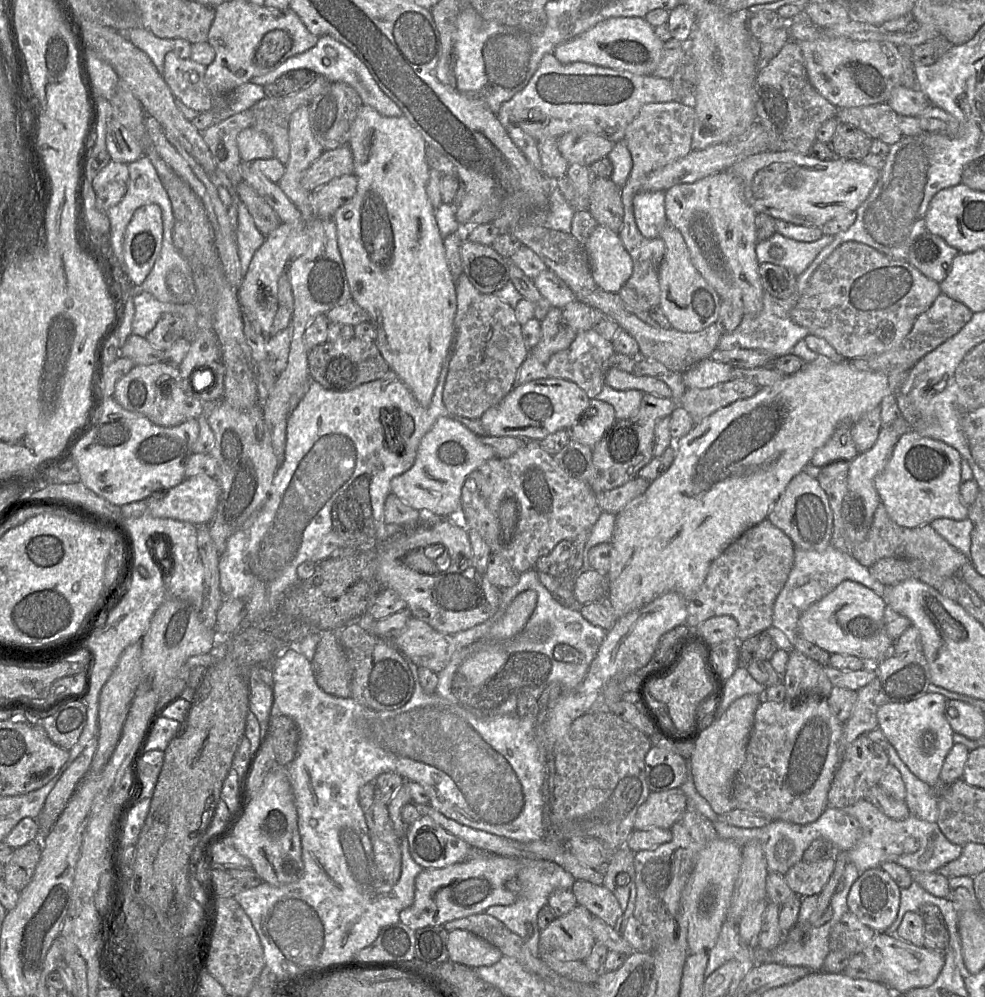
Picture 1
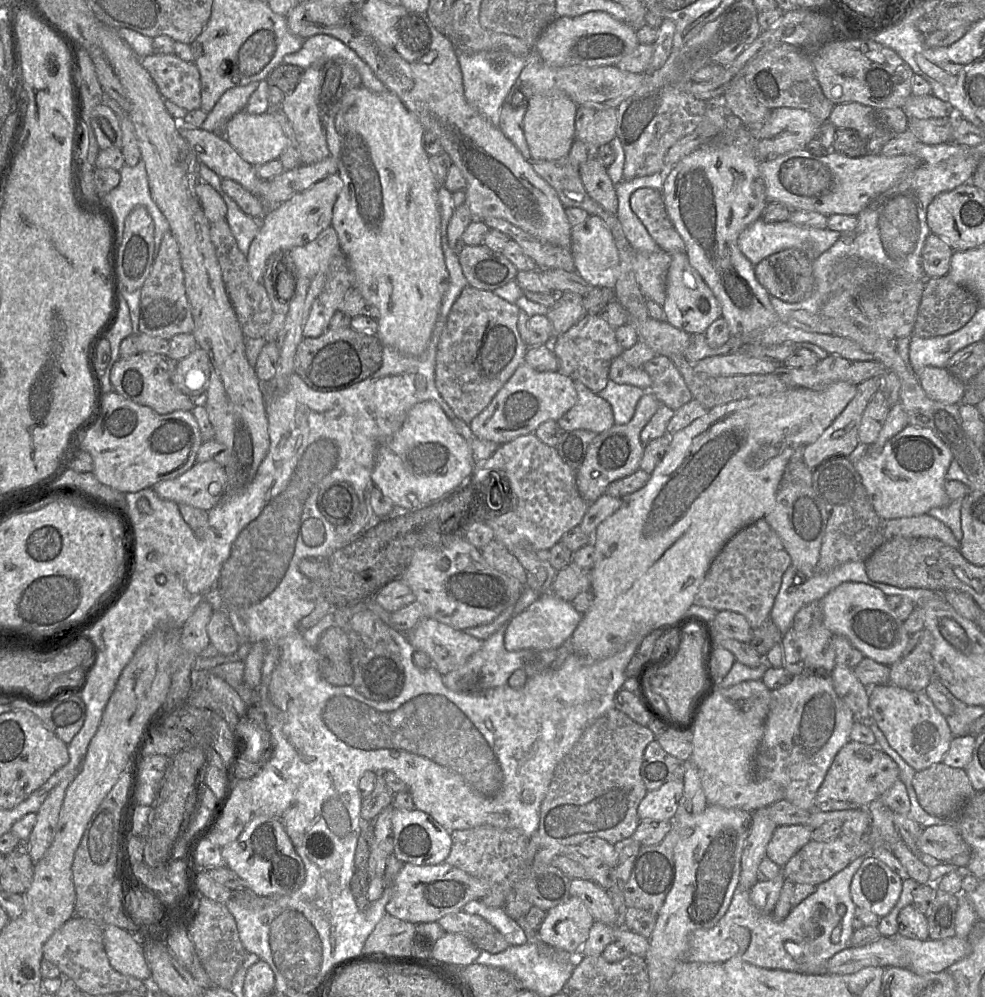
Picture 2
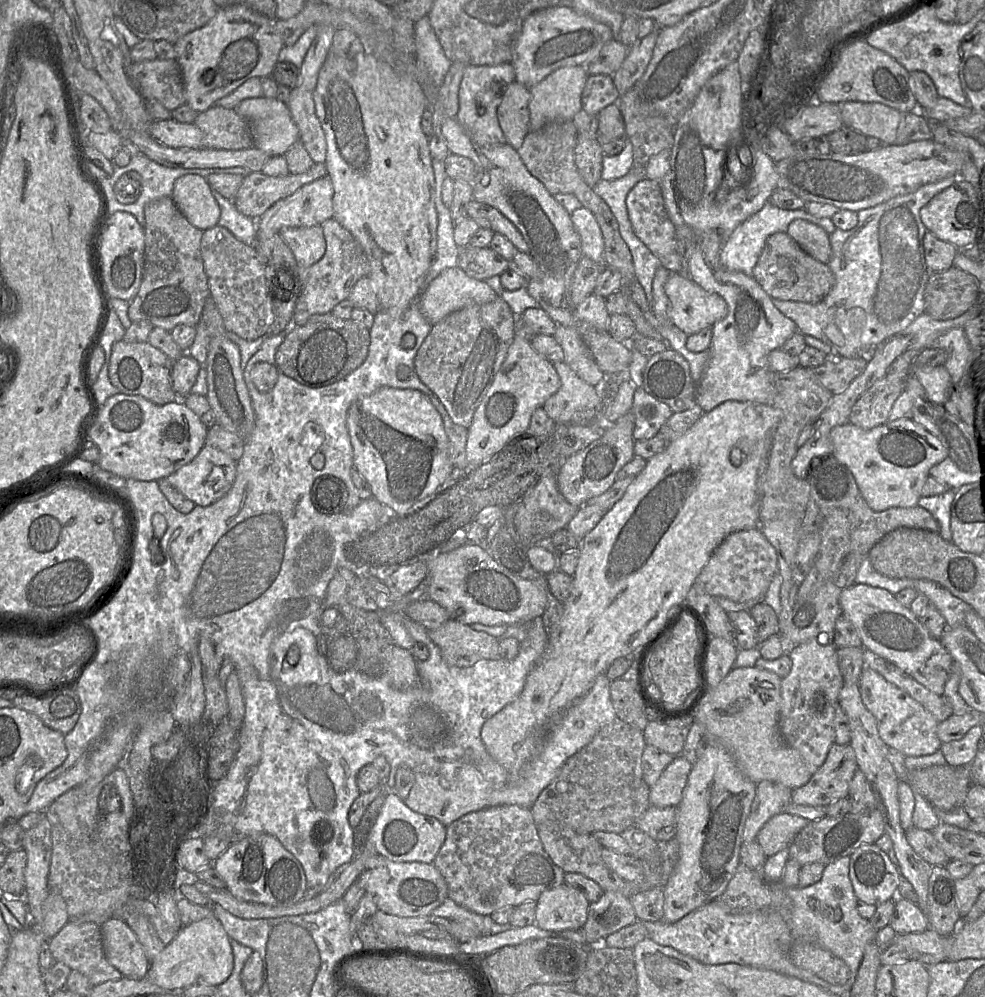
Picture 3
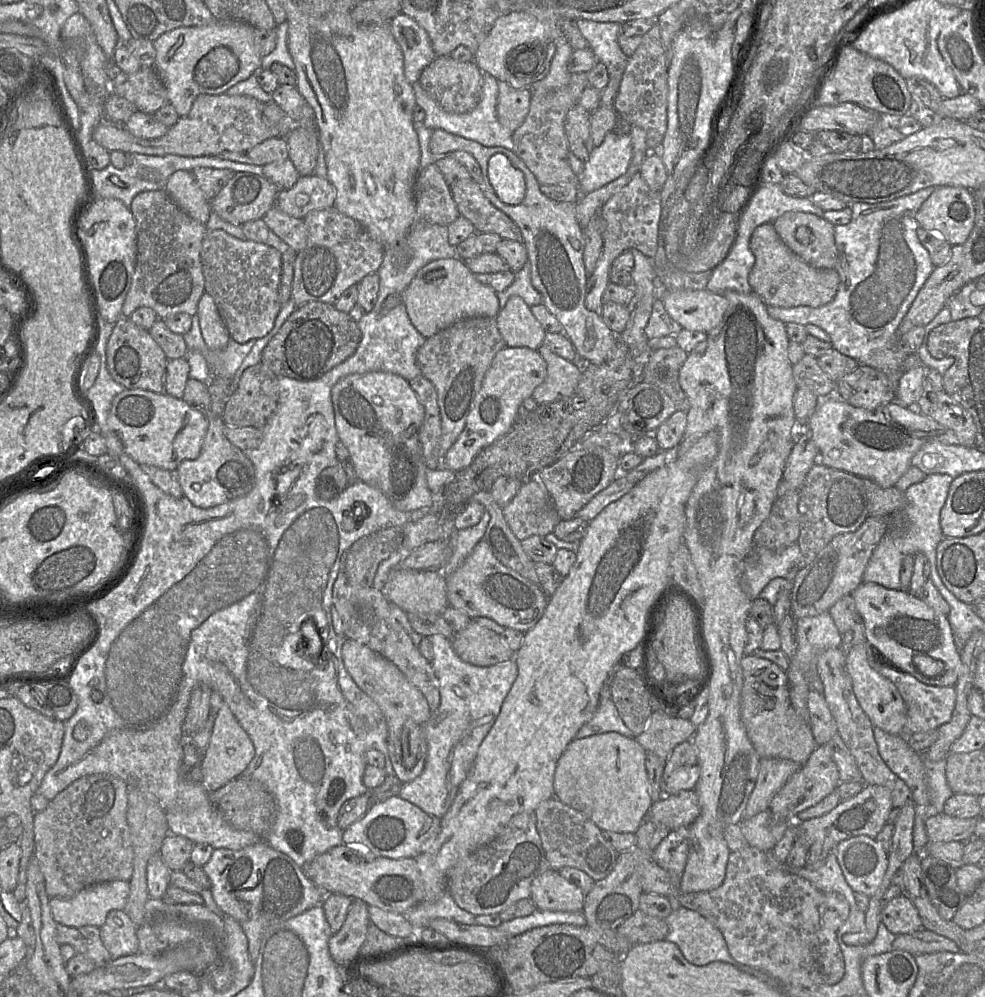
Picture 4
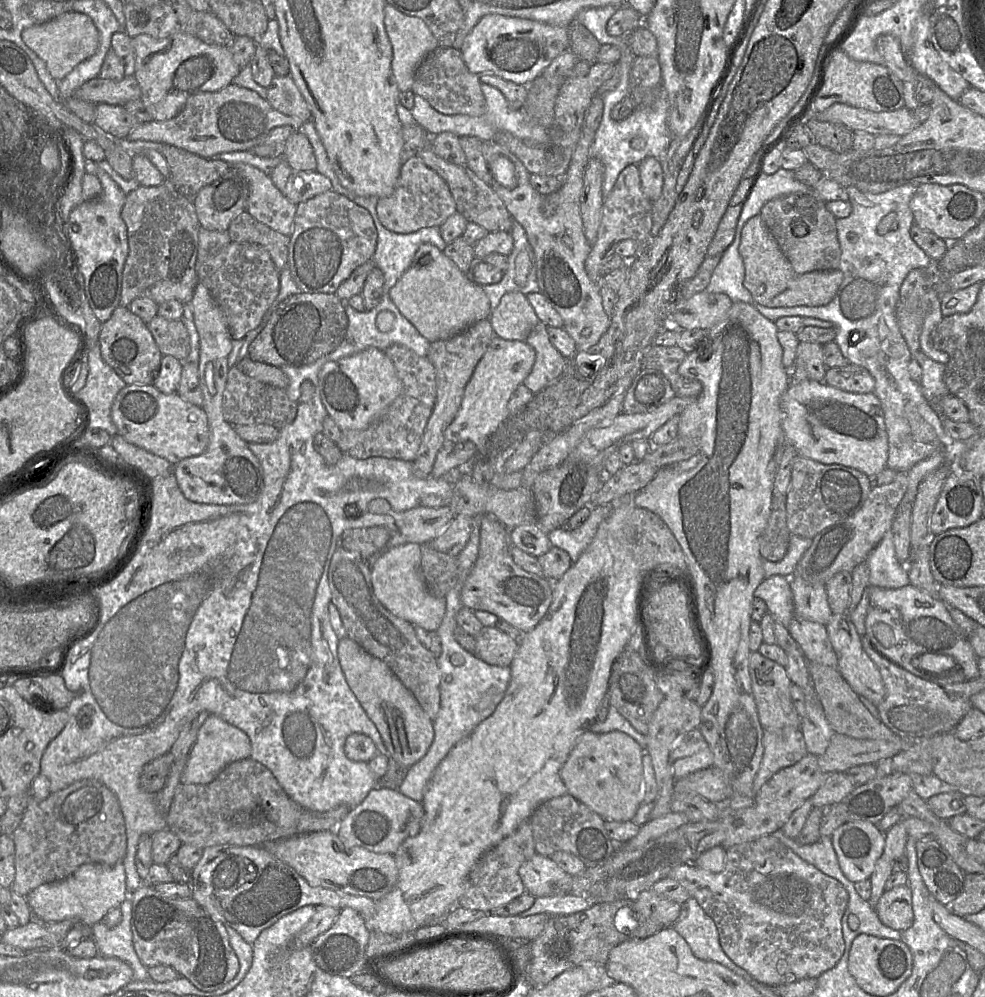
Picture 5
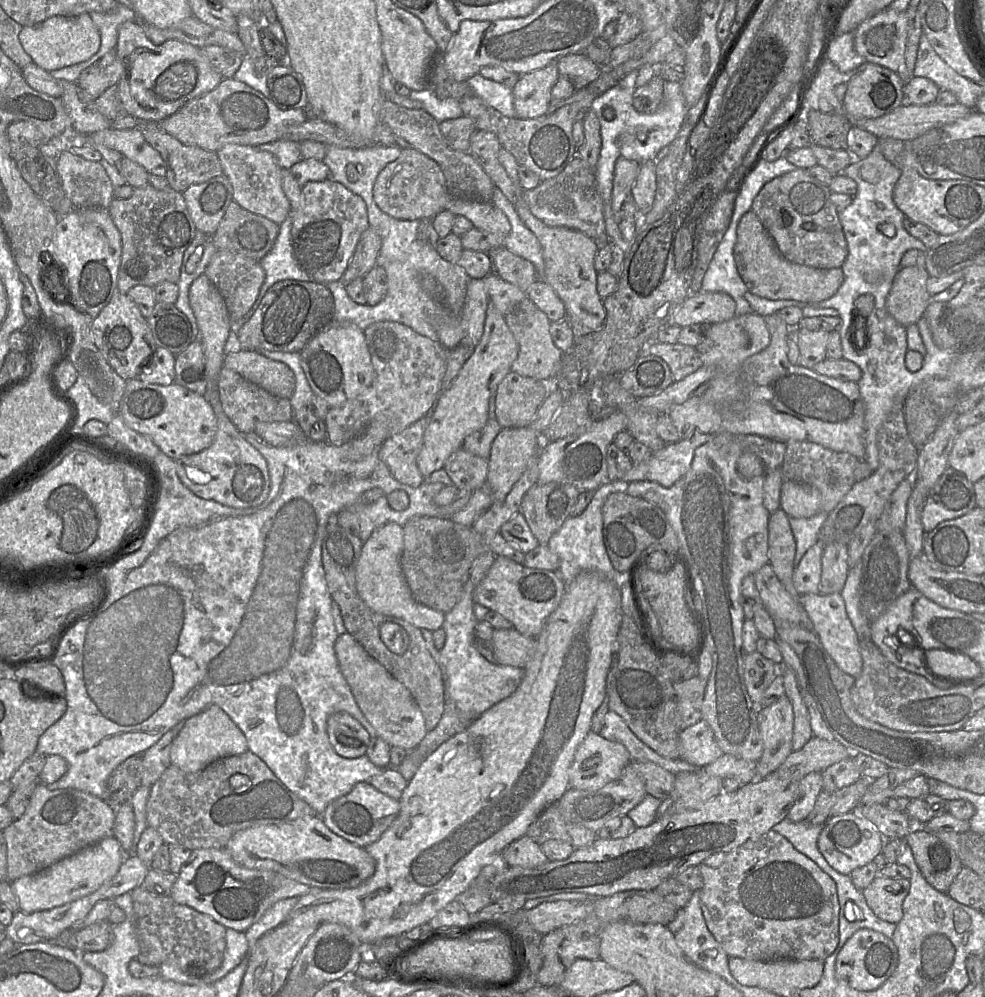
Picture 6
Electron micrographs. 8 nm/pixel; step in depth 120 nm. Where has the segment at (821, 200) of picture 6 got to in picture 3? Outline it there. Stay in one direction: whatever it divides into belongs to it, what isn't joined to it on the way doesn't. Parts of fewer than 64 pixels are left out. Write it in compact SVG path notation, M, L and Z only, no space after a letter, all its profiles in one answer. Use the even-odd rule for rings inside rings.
M796 219L789 224L786 234L811 257L823 264L829 263L832 255L830 239L823 228L807 220Z

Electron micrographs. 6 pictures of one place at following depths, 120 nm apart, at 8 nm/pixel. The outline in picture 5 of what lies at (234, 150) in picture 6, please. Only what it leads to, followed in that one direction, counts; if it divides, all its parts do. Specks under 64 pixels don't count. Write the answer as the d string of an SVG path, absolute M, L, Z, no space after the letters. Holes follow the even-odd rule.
M245 163L230 165L248 183L246 211L259 222L290 237L293 233L297 205L282 194L269 174Z

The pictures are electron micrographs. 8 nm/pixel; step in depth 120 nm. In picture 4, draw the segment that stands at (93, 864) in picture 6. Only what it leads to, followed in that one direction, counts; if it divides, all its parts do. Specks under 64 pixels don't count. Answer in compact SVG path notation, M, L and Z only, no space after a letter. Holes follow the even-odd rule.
M110 881L86 888L69 899L50 898L49 906L57 924L100 928L109 912L124 909L129 891L128 881Z

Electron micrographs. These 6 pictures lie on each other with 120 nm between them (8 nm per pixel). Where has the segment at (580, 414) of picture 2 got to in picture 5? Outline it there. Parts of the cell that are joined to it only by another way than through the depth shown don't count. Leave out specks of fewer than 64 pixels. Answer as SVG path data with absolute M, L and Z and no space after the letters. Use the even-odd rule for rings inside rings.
M541 321L531 331L526 343L535 350L536 358L523 384L533 394L537 394L560 377L566 367L567 359L552 345L547 326Z

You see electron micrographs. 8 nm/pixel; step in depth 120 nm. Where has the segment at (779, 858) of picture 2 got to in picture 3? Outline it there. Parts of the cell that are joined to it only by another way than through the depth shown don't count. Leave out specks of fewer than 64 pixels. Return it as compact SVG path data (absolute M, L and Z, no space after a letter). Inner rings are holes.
M783 812L770 818L757 834L756 841L767 857L789 848L796 835L810 820Z

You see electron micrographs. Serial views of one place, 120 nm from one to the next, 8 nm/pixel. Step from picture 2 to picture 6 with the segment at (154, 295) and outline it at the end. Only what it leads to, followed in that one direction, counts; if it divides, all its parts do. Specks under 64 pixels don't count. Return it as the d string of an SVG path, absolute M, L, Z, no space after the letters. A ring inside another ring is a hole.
M147 184L134 188L133 194L127 199L114 198L108 211L122 241L117 279L119 292L127 294L136 285L153 288L163 281L178 283L184 252L197 232L183 194L171 187L157 190Z

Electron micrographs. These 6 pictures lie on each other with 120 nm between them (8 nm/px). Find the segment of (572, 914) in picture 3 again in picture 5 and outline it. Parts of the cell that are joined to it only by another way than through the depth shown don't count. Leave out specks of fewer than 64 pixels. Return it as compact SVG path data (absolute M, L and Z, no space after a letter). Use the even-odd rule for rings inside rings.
M535 853L519 868L525 890L536 897L566 895L571 891L572 876L547 856Z

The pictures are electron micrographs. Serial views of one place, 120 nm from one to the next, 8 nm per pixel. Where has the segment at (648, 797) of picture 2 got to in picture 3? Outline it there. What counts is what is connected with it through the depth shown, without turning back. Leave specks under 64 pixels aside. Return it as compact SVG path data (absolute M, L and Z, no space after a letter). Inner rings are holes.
M682 755L674 756L657 782L650 787L650 804L656 807L676 807L681 801L691 767L692 764Z

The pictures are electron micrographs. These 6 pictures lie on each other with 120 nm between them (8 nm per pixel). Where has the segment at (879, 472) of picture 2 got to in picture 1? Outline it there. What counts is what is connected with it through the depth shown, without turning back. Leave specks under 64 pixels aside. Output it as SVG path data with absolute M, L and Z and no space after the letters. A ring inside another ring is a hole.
M910 430L903 434L893 448L891 457L874 481L881 504L890 519L906 528L930 524L938 518L965 520L968 507L960 497L961 454L946 443L921 436Z

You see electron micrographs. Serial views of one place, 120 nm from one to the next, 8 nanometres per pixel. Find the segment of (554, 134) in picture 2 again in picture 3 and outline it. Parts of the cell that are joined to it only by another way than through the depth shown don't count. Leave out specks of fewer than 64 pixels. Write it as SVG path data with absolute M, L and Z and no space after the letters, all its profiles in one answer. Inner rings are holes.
M584 66L559 68L530 88L529 131L537 131L553 121L569 121L581 110L581 96L589 74Z

